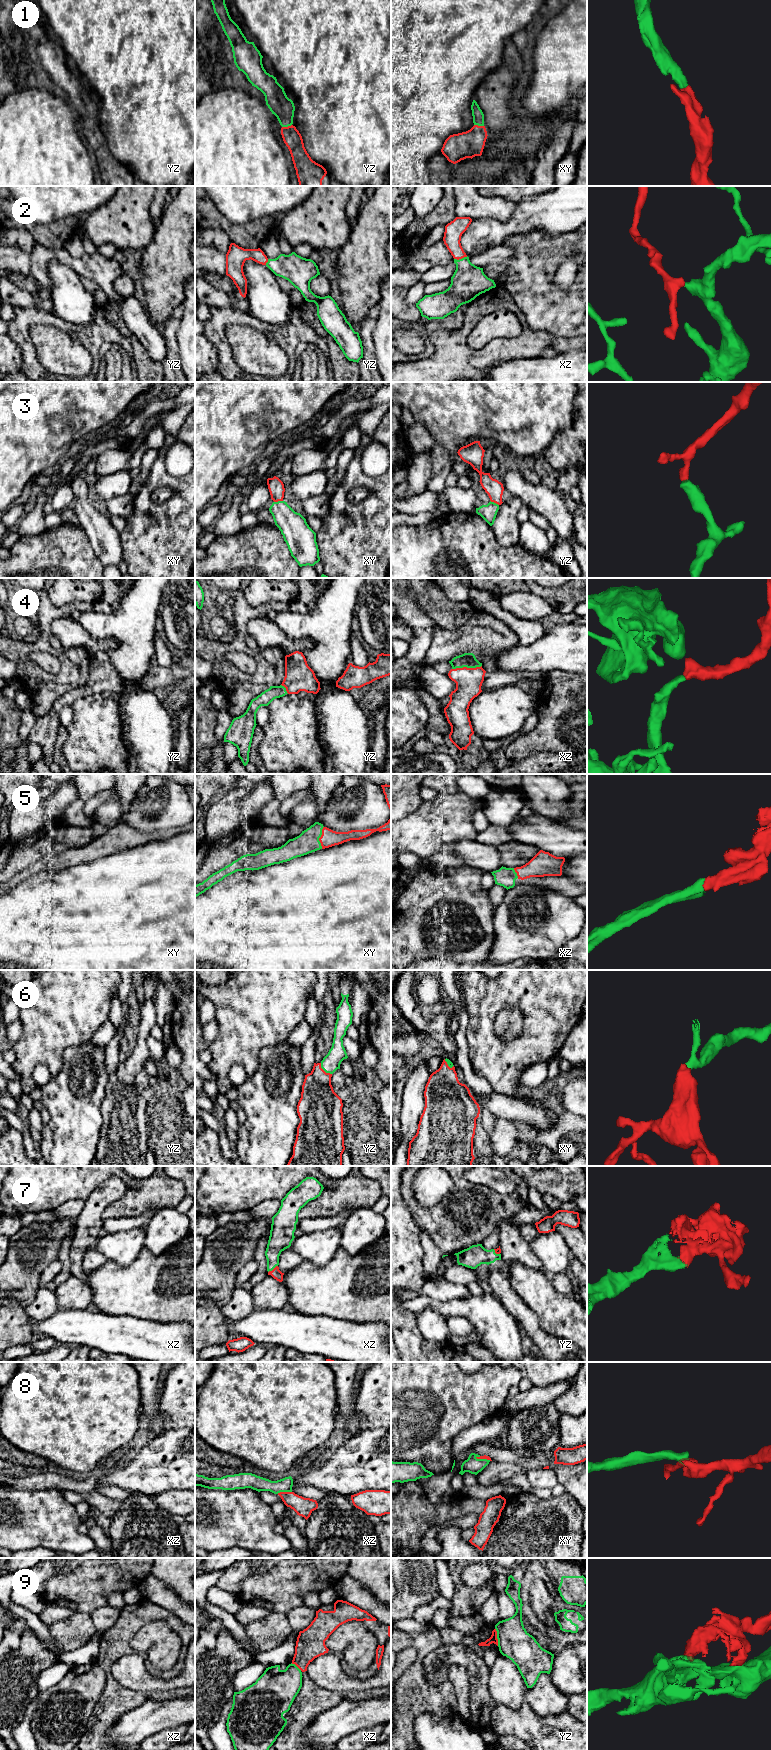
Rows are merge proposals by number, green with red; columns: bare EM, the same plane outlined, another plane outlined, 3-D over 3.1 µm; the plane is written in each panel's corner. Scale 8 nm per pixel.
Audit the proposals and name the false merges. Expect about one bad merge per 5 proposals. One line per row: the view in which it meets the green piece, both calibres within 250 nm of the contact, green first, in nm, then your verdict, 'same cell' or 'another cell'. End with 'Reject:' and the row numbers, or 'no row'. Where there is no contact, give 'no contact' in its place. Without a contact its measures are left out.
1: contact in yz; calibres 180 and 150 nm; same cell
2: contact in xz; calibres 280 and 140 nm; same cell
3: contact in xy; calibres 220 and 130 nm; same cell
4: contact in xz; calibres 120 and 220 nm; same cell
5: contact in xy; calibres 180 and 140 nm; same cell
6: contact in yz; calibres 150 and 300 nm; same cell
7: contact in xz; calibres 180 and 80 nm; same cell
8: contact in xz; calibres 120 and 150 nm; same cell
9: contact in yz; calibres 260 and 60 nm; another cell
Reject: 9

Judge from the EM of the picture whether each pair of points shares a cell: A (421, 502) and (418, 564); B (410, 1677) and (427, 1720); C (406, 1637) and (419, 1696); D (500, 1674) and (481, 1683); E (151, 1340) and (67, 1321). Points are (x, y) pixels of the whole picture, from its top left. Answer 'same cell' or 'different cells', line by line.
A: different cells
B: different cells
C: same cell
D: different cells
E: same cell

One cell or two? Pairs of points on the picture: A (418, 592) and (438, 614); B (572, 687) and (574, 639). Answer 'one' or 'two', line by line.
A: one
B: two

